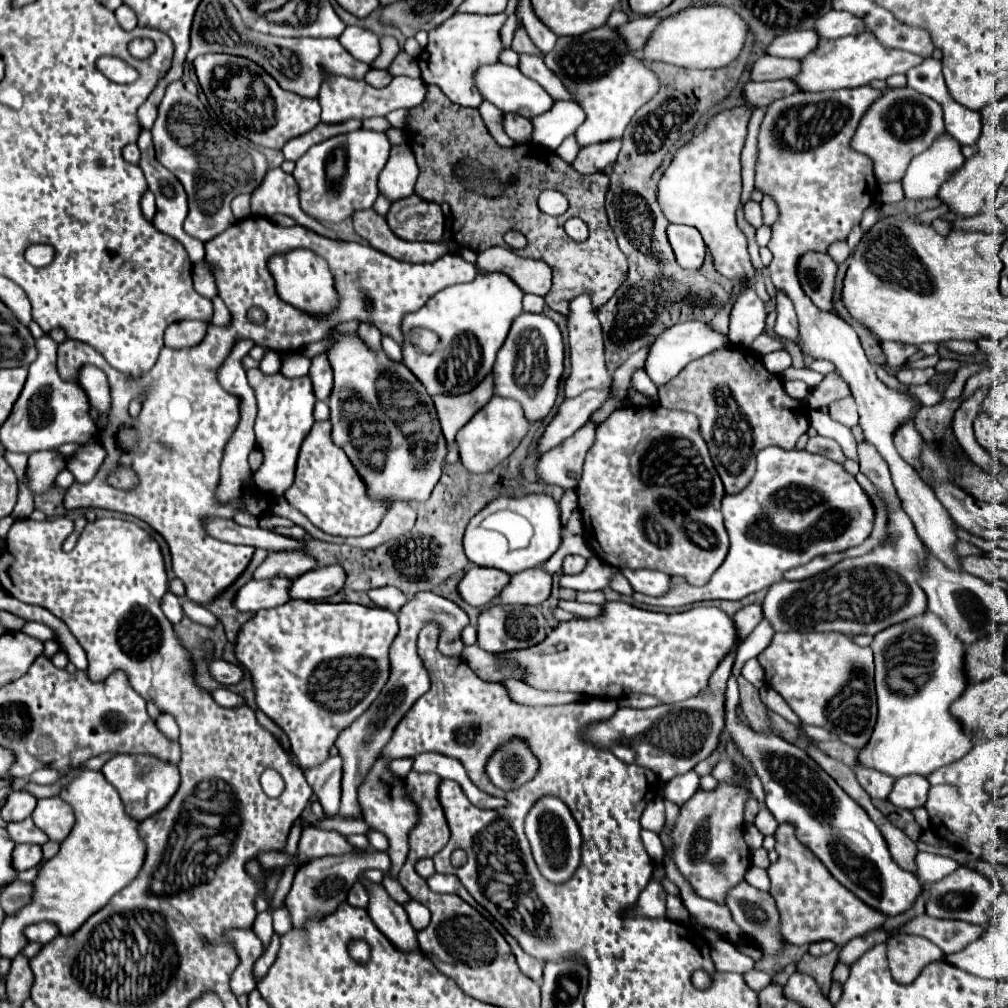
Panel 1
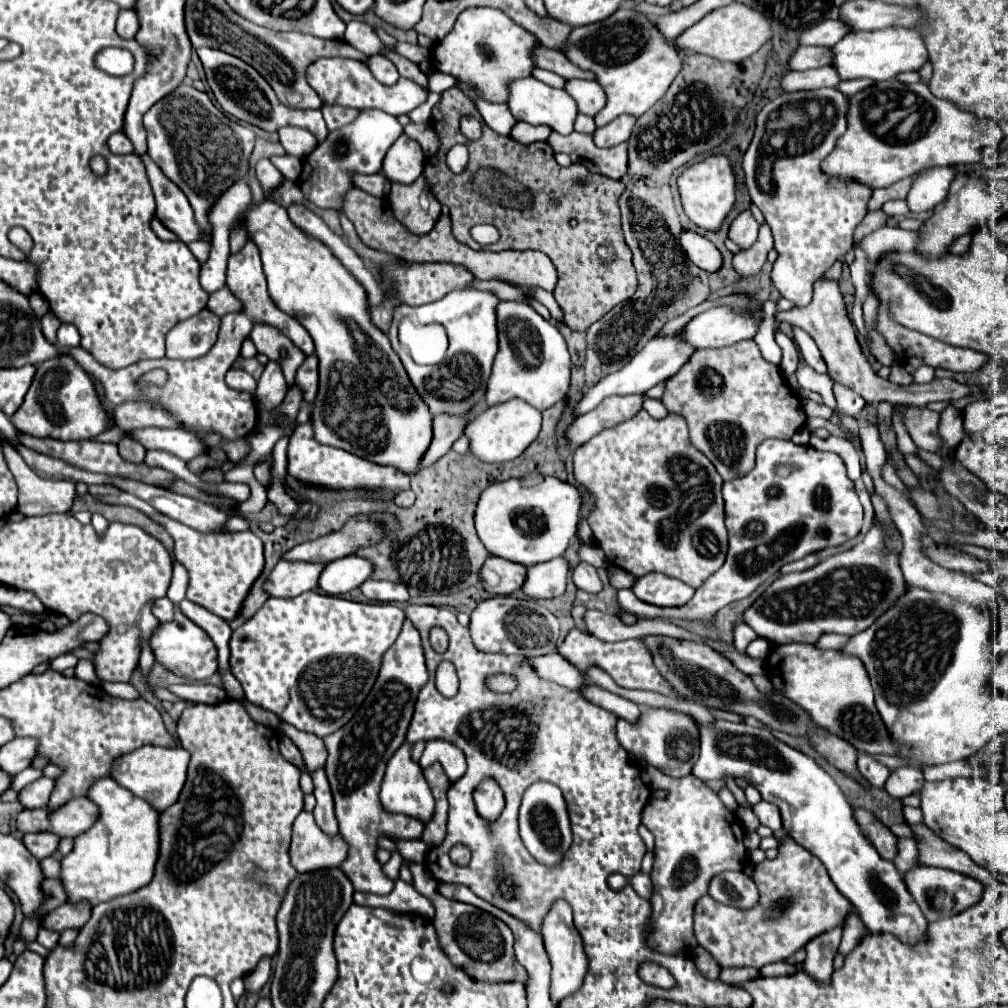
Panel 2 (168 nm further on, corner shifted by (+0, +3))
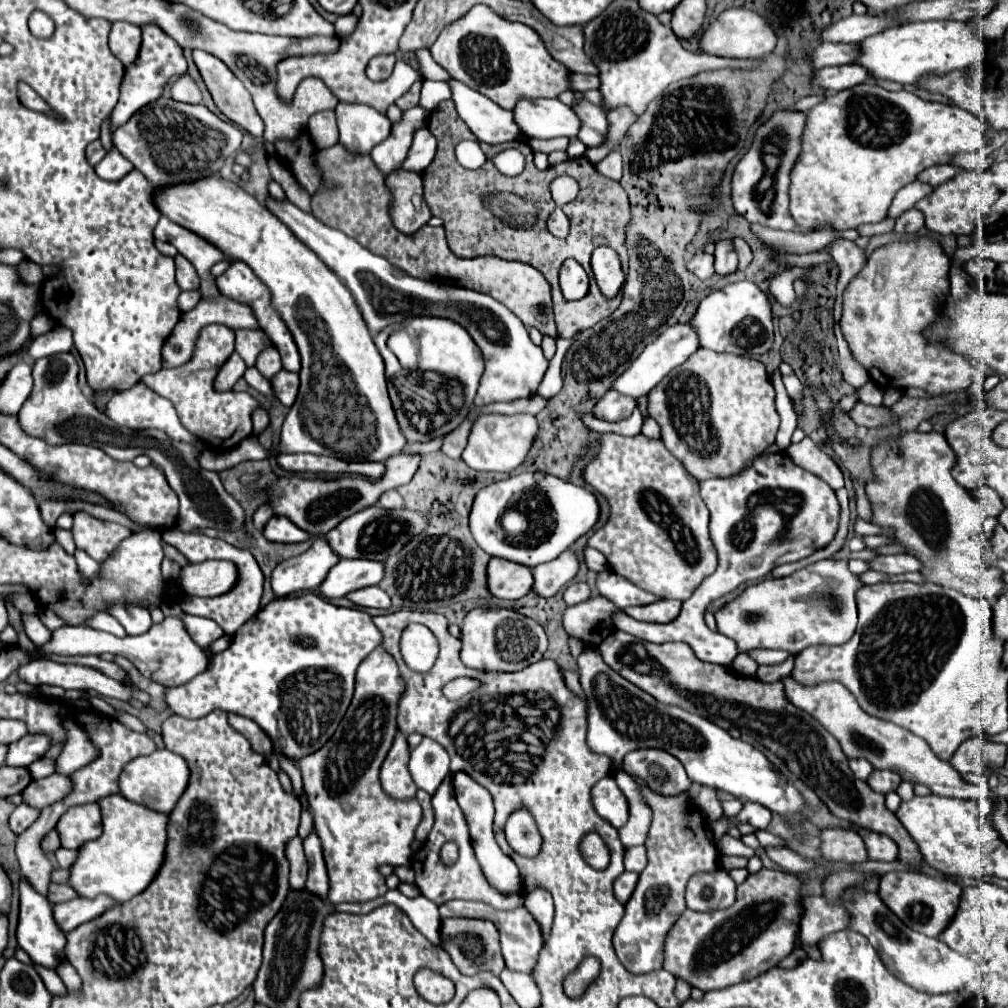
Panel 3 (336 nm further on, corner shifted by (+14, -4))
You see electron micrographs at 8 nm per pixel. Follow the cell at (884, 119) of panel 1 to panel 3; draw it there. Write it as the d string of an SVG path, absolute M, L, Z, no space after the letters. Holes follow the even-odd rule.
M864 82L826 96L824 102L806 114L808 122L802 154L790 174L790 212L804 230L824 224L830 224L836 230L848 230L866 222L880 222L886 218L896 192L914 182L918 172L938 164L952 164L962 152L980 152L990 146L994 136L994 130L982 118L962 108L922 100L908 90L890 92L874 82Z

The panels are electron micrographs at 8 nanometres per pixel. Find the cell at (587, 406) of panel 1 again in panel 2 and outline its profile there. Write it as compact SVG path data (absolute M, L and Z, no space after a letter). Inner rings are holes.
M678 331L678 333L674 333L674 335L654 337L654 339L648 341L646 347L644 347L640 353L636 353L636 355L630 359L630 363L626 363L620 371L616 371L616 373L604 377L600 383L596 383L594 387L590 387L590 389L584 393L582 401L578 403L576 415L584 415L584 413L592 411L594 407L598 407L598 403L600 403L602 399L606 399L606 397L610 397L610 395L632 395L632 393L640 393L640 395L642 395L642 393L646 393L648 389L652 389L652 387L658 385L660 381L666 381L666 379L670 379L672 375L676 375L676 373L682 369L682 365L690 359L692 353L694 353L694 347L682 339L682 331Z

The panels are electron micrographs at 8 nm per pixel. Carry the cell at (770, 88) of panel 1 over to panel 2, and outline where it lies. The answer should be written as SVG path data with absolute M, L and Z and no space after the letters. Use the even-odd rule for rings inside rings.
M832 67L808 69L808 71L790 71L782 79L784 91L812 91L822 87L836 87L840 81L836 79L836 71Z

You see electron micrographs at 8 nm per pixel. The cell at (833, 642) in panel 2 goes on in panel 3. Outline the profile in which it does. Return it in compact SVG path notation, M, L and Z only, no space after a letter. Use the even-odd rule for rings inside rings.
M791 655L790 658L786 658L782 664L776 664L776 666L758 666L758 672L756 676L764 682L776 682L784 676L788 676L794 668L795 656Z

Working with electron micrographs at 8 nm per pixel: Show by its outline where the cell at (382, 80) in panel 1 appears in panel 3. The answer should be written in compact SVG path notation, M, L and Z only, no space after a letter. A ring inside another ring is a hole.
M382 54L382 56L374 56L368 66L366 66L366 76L372 80L372 82L382 82L386 80L390 74L392 74L392 68L394 68L394 54Z

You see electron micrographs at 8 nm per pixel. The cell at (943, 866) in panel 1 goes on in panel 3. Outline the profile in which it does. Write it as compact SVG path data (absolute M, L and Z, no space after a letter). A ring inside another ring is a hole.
M860 830L866 848L868 848L868 856L870 860L880 860L880 862L892 862L898 856L898 846L888 838L882 836L878 832L870 832L870 830Z

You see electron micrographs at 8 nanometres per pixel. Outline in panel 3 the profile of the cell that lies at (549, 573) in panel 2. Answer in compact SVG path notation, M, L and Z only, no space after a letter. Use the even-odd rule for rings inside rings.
M566 550L556 560L544 562L532 568L532 574L534 574L532 592L542 598L550 598L564 584L568 584L576 576L576 572L578 572L578 558Z

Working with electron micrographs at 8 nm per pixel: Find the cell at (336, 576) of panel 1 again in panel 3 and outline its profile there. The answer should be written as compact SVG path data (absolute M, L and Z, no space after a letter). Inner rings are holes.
M340 560L334 568L330 568L318 592L324 598L342 598L348 592L358 588L374 586L382 580L382 562L374 560Z

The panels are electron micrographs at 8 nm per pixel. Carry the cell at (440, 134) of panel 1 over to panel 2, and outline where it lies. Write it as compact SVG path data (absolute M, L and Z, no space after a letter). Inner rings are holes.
M456 87L444 91L442 101L432 111L432 125L440 135L442 149L438 155L430 157L424 167L432 193L450 209L454 237L472 249L538 249L546 253L560 275L554 297L564 311L564 323L572 331L586 331L636 291L632 251L626 247L620 227L618 199L624 193L624 183L590 173L580 163L560 167L548 143L536 141L522 145L512 137L496 135L484 123L482 137L468 141L460 131L460 119L464 115L480 121L472 101ZM458 143L466 145L470 151L470 163L462 175L454 175L446 165L448 149ZM578 179L586 179L588 183L578 185ZM570 219L576 219L578 227L570 227ZM476 223L496 225L500 239L494 245L478 245L470 237L470 229Z

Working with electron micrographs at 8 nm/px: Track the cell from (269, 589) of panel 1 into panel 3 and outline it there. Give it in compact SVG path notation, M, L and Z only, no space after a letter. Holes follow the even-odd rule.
M318 538L310 550L280 562L272 572L272 590L276 596L288 596L300 590L316 590L328 570L338 562L324 538Z

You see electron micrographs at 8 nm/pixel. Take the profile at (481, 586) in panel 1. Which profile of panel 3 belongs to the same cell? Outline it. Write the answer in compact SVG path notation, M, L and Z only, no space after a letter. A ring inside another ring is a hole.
M490 558L488 562L488 592L496 598L516 600L530 592L532 588L532 570L522 564L506 562L502 558Z

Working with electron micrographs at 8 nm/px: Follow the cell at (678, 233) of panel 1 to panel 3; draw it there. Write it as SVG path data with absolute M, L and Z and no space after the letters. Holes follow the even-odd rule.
M698 252L686 262L686 268L692 274L696 274L700 280L708 280L714 274L714 256L706 252Z

